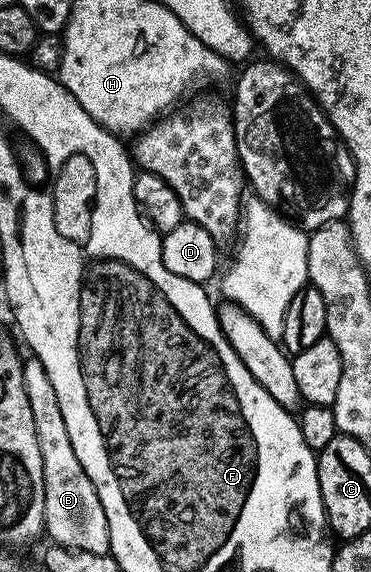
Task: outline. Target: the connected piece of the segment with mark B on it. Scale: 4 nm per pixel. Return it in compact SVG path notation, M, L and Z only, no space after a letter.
M34 357L23 359L23 376L25 394L29 397L29 409L33 409L33 425L37 428L37 445L41 445L41 469L45 477L43 526L46 538L52 544L68 547L71 551L108 554L111 550L111 542L105 509L101 509L101 497L97 497L97 489L93 481L89 481L89 473L81 469L81 461L77 461L77 453L73 453L73 441L69 441L69 429L65 429L65 417L61 417L61 405L57 402L53 381L49 381L49 373L45 373L45 365L41 365L41 361Z

